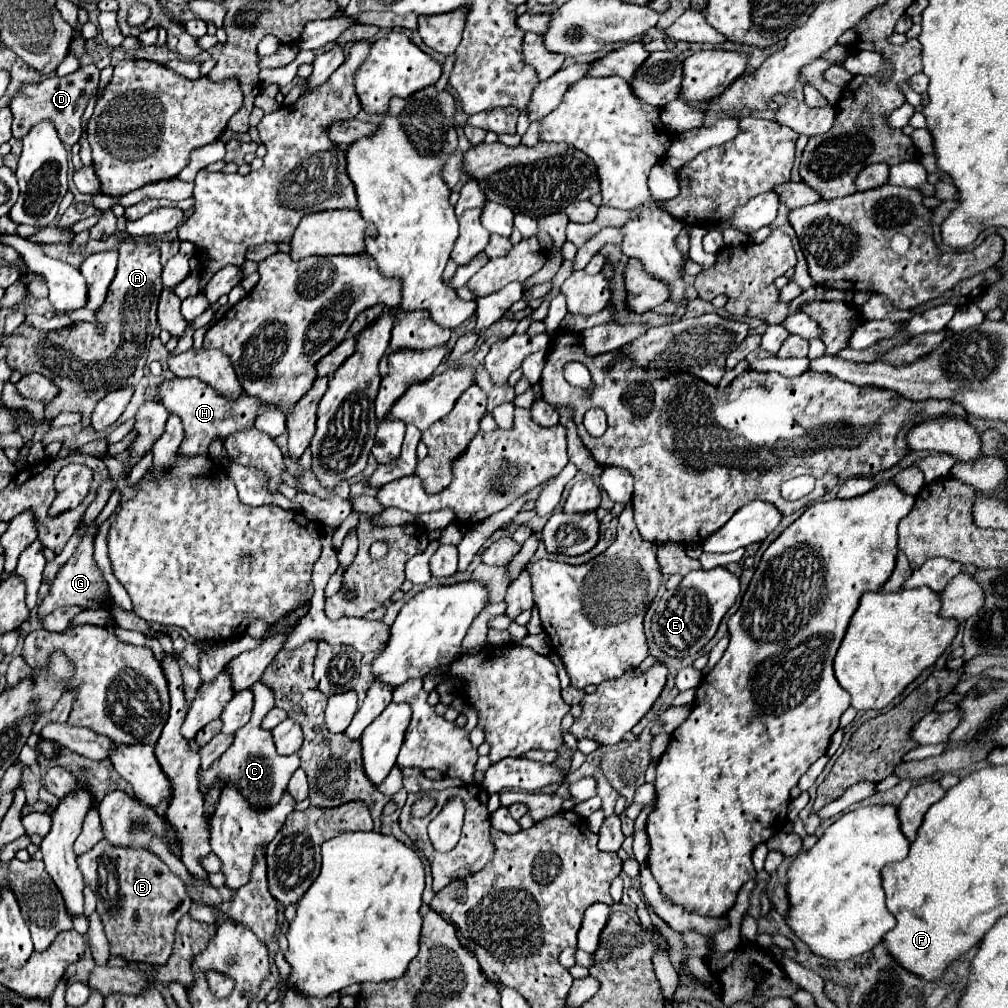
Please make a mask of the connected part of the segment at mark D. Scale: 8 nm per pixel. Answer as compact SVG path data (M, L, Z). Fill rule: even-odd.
M95 64L81 66L77 72L65 78L53 76L53 78L45 78L39 84L23 86L19 94L9 102L9 108L13 112L13 136L21 140L33 124L37 124L39 120L51 120L65 146L77 144L81 136L81 116L89 100L97 92L97 88L99 88L99 68Z

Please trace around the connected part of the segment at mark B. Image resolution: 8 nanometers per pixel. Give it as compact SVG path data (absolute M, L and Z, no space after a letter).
M107 840L95 844L89 852L77 856L79 870L83 872L85 882L97 896L97 912L103 918L105 934L111 946L113 956L121 956L125 960L137 960L147 964L165 964L171 956L173 934L179 924L179 918L189 912L191 898L187 894L185 884L163 864L153 852L149 850L133 850L133 848L117 848L111 846Z

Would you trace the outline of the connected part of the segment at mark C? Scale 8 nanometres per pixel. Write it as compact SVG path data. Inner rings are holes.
M257 680L251 686L251 692L255 696L253 716L235 734L235 740L229 746L229 750L219 760L215 760L211 764L211 770L201 772L201 792L205 792L209 786L213 786L217 776L223 776L225 782L235 782L239 786L239 790L243 794L247 794L247 800L251 800L251 804L271 806L271 804L275 804L275 800L279 800L281 792L287 788L287 782L289 782L291 774L299 768L299 756L297 754L279 756L275 752L275 744L273 744L271 732L261 726L261 722L267 716L267 712L275 706L275 692L267 684L263 684L261 680Z

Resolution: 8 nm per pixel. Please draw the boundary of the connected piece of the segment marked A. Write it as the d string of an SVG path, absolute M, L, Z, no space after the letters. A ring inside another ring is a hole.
M125 242L119 246L117 274L103 306L95 312L95 322L77 322L51 332L23 322L13 334L3 338L3 346L9 348L7 364L13 370L21 374L43 374L59 388L59 396L45 406L45 416L55 418L61 412L81 412L83 418L89 418L103 396L113 390L131 388L143 378L157 328L157 304L163 290L161 268L155 246Z

